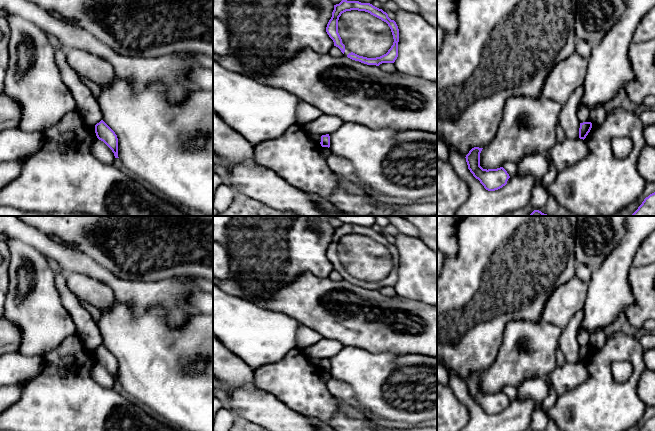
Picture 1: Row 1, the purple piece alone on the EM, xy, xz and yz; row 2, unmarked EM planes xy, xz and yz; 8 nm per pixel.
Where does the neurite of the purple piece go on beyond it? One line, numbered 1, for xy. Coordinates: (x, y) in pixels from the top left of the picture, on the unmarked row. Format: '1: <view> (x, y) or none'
1: none

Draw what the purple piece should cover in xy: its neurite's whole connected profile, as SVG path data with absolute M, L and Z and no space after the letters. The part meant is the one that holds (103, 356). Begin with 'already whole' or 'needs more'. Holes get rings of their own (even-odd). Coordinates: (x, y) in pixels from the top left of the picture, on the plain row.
already whole; M103 344L95 349L95 357L97 362L103 365L112 374L115 382L119 382L117 359Z

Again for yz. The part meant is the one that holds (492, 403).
already whole; M474 371L466 379L468 393L473 400L480 405L484 412L488 415L495 415L507 408L510 402L507 395L503 392L483 393L480 390L480 377L483 372Z

